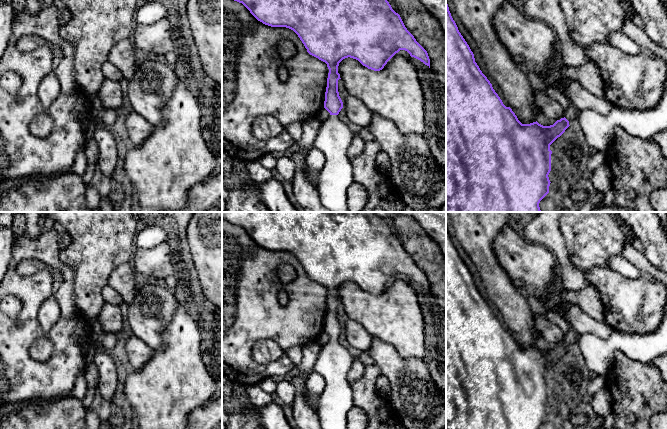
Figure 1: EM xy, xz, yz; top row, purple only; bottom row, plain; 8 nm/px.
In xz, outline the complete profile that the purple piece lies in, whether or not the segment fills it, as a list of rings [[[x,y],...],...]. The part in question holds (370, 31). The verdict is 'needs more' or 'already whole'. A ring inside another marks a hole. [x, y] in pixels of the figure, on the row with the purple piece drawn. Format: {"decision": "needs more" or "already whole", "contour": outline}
{"decision": "needs more", "contour": [[[234,0],[242,3],[250,13],[260,22],[271,27],[286,27],[293,30],[307,52],[325,62],[329,69],[325,92],[324,108],[330,116],[321,123],[315,137],[313,147],[325,155],[325,164],[319,172],[318,193],[321,203],[332,212],[348,212],[347,191],[354,182],[352,164],[347,150],[354,137],[350,129],[339,119],[338,114],[343,108],[343,102],[338,92],[339,63],[345,58],[358,60],[363,66],[374,71],[380,71],[387,62],[400,50],[407,51],[430,68],[427,51],[416,41],[405,27],[400,15],[396,13],[387,0]]]}

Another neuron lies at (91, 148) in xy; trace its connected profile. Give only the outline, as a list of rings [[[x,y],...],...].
[[[95,139],[86,141],[84,149],[85,149],[85,154],[86,154],[88,163],[92,163],[92,164],[97,163],[99,151],[98,151],[98,145]]]

